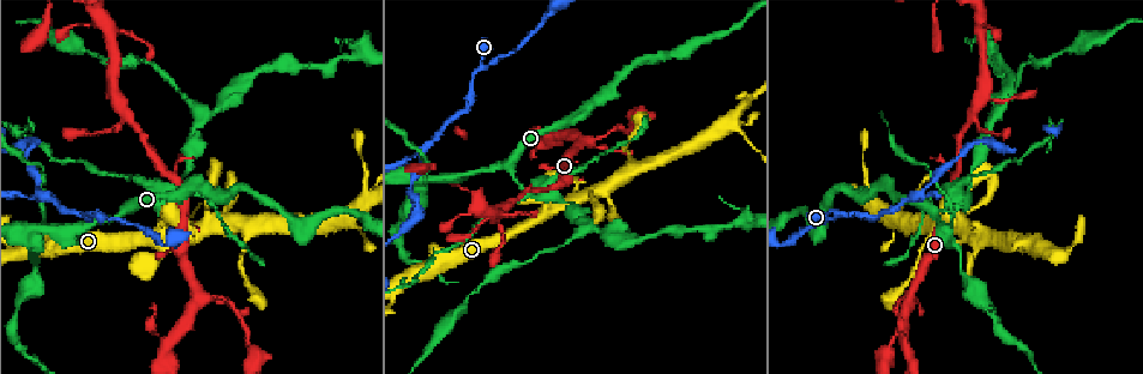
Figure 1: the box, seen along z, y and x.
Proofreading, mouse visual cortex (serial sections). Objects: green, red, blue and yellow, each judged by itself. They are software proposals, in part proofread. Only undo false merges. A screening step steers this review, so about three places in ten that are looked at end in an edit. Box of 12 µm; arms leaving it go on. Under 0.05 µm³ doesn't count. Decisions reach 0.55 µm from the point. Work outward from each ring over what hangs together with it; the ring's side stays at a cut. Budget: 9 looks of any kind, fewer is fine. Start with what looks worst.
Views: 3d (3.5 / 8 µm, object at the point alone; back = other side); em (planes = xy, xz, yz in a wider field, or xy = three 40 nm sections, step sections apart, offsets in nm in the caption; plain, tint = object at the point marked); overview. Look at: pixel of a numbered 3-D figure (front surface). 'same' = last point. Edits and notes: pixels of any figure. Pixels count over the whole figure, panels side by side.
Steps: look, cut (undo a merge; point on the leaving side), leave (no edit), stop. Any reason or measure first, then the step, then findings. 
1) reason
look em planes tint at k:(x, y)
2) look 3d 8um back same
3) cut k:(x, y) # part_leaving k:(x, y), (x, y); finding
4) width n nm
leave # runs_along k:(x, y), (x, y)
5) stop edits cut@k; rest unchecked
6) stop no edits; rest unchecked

narrows sharply
look 3d 8um at 1:(544, 194)

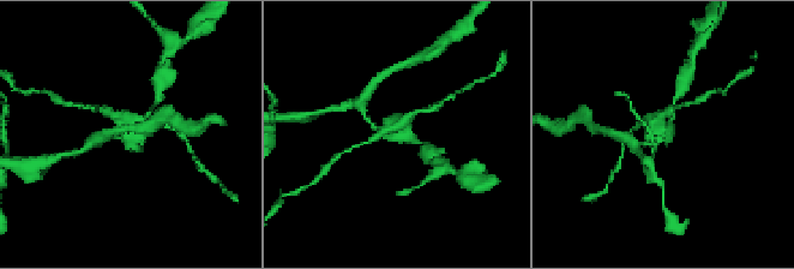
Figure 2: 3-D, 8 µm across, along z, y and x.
zoom in
look 3d 3.5um at 2:(397, 135)

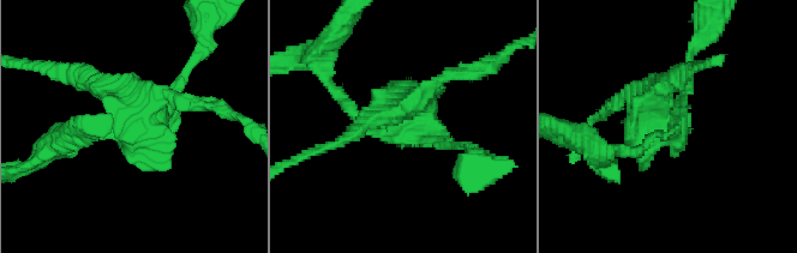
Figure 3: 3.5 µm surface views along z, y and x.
shape alone is not enough
look em xy step 3 tint at 3:(407, 128)

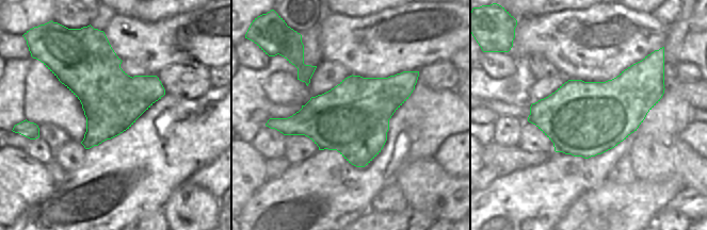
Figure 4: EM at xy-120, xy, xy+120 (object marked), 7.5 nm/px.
cut 3:(166, 154) # part_leaving 3:(137, 118), (85, 77), (48, 66); a second cell is stuck on

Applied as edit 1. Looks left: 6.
a fork
look 3d 3.5um at 1:(582, 221)

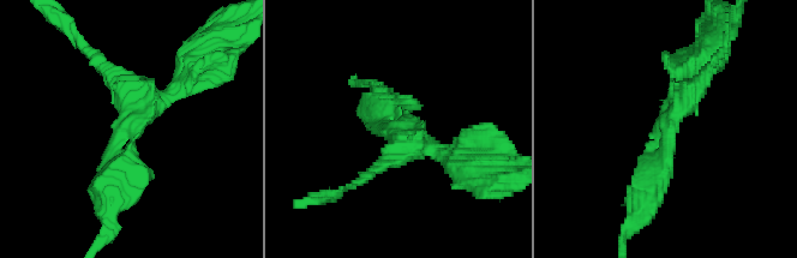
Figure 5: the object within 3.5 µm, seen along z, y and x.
arms 3; arm_widths 200, 200, 350 nm
look em xy step 2 tint at 5:(674, 125)

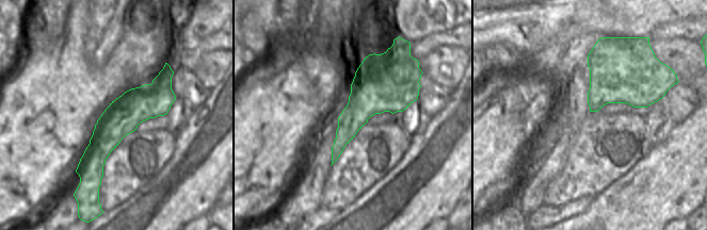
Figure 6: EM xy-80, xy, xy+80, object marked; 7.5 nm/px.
leave # runs_along 5:(112, 194), (115, 136), (185, 76); continuous, no second cell

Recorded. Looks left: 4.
three-way junction
look em xy step 3 tint at 1:(584, 143)

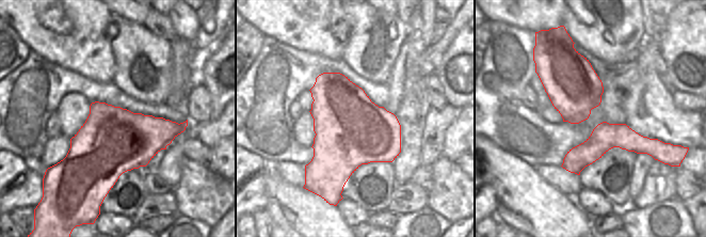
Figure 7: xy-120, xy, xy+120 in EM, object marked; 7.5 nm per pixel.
wider look
look 3d 3.5um same

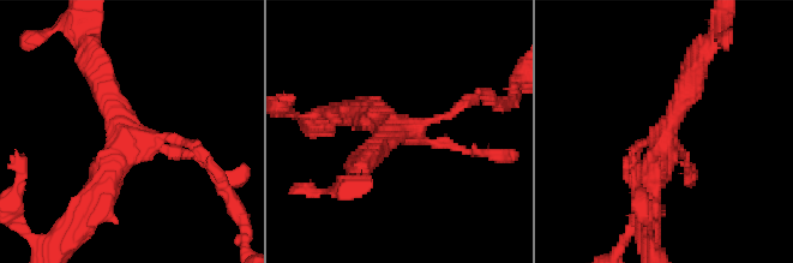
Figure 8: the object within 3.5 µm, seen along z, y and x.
width 550 nm
leave # runs_along 8:(694, 73), (664, 132), (648, 202); continuous, no second cell

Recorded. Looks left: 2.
abrupt turn
look 3d 8um at 1:(169, 342)

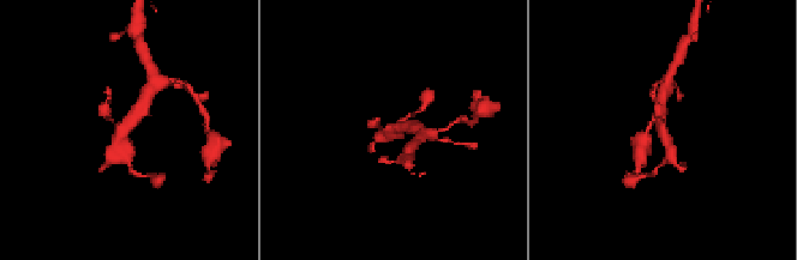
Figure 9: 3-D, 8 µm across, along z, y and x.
need the tissue
look em xy step 3 tint at 9:(661, 133)

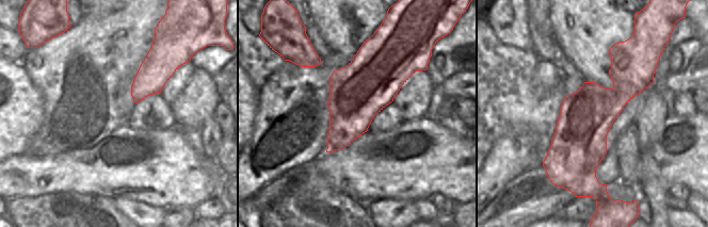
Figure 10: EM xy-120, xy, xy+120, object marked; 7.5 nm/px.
width 440 nm
leave # runs_along 10:(615, 47), (620, 92), (589, 123), (595, 182); all the same cell

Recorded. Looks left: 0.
stop edits cut@3; rest unchecked

